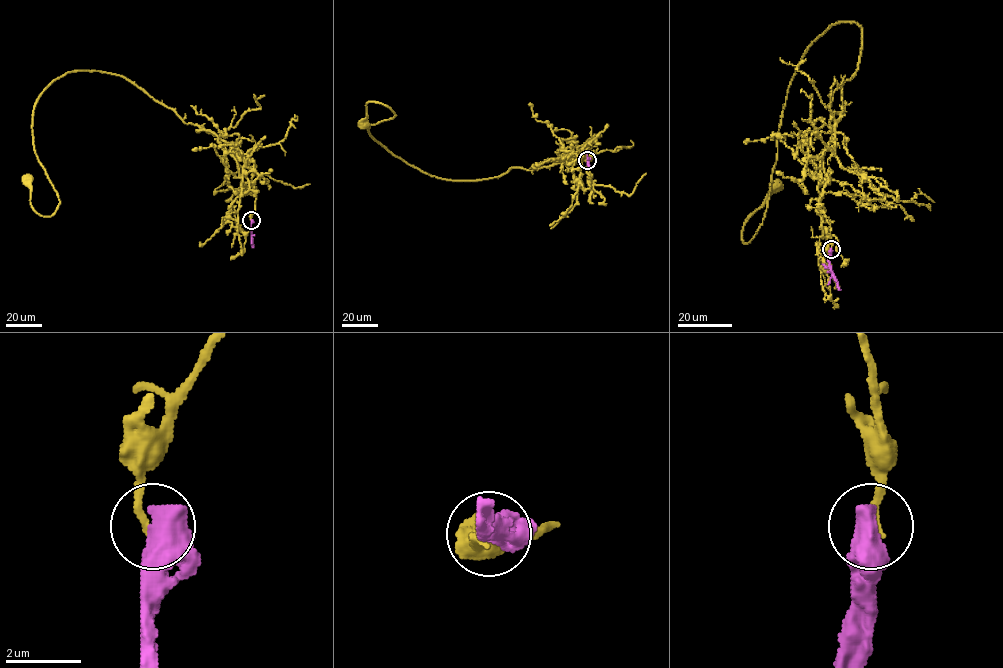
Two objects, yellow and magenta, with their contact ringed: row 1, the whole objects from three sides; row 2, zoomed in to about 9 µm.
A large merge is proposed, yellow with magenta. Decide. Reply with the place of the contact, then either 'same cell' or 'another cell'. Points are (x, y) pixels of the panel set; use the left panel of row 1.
(251, 220) | another cell

